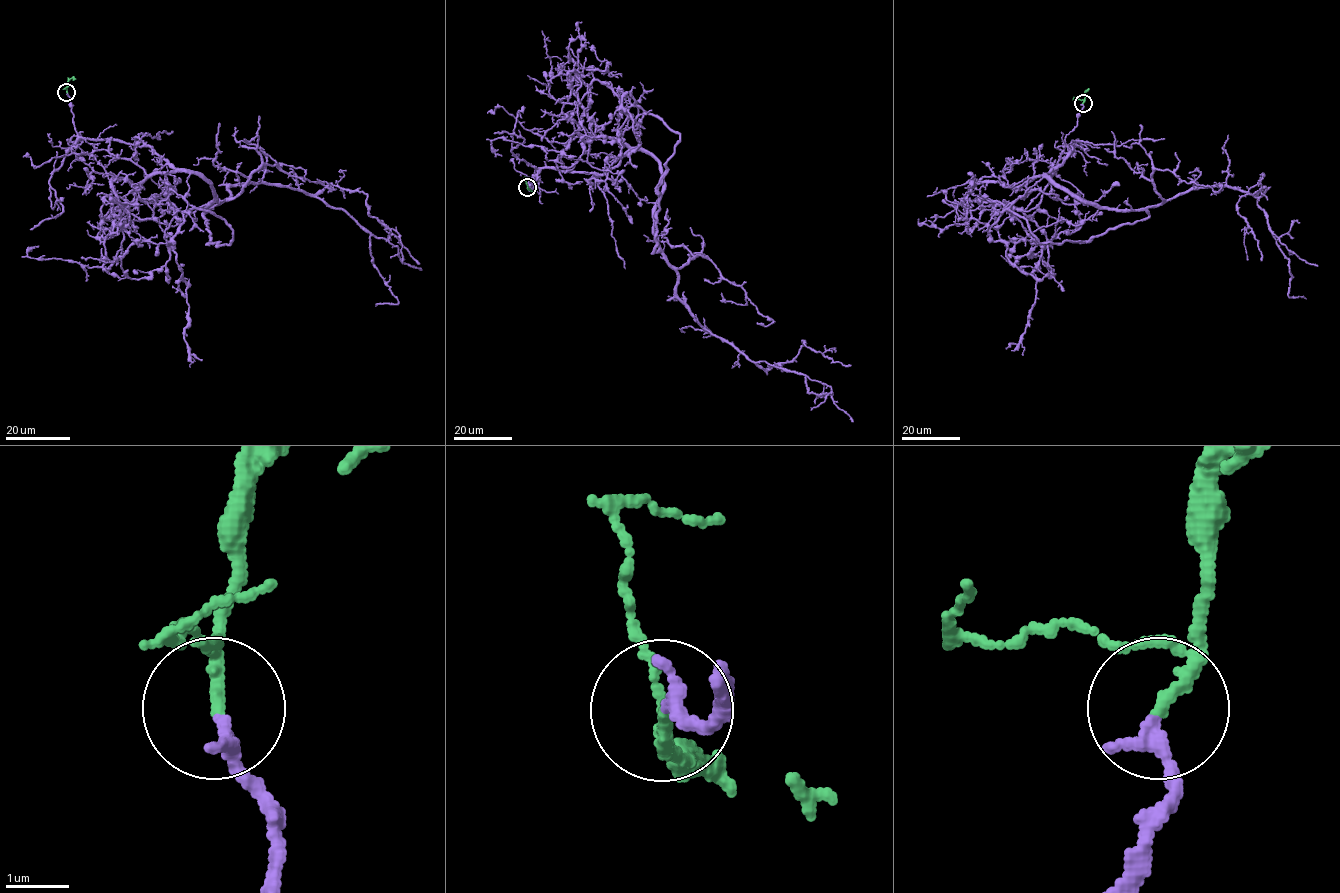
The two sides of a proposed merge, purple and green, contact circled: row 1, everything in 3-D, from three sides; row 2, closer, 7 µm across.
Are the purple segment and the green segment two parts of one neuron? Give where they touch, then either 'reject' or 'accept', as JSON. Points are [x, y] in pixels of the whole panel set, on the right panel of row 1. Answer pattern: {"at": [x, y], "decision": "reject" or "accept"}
{"at": [1083, 103], "decision": "accept"}

